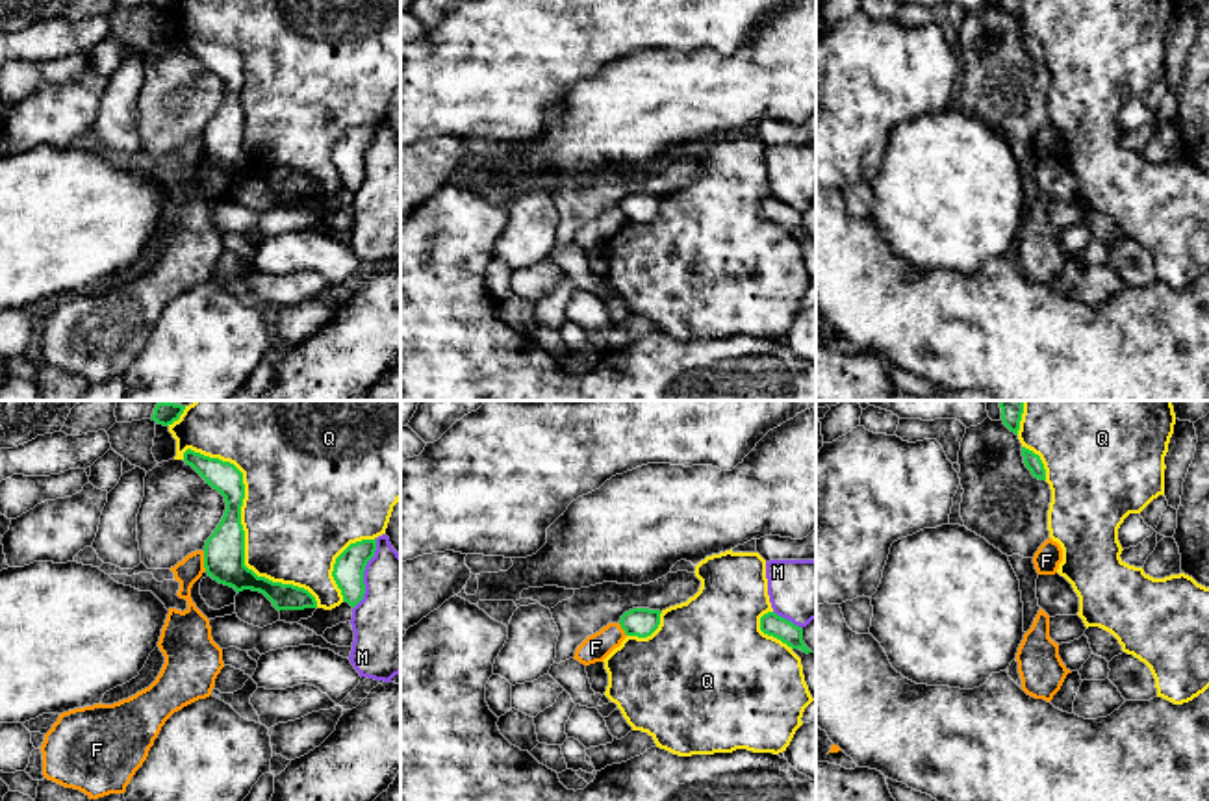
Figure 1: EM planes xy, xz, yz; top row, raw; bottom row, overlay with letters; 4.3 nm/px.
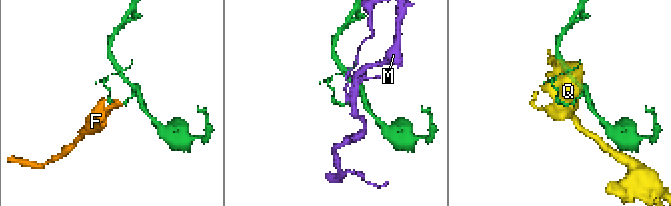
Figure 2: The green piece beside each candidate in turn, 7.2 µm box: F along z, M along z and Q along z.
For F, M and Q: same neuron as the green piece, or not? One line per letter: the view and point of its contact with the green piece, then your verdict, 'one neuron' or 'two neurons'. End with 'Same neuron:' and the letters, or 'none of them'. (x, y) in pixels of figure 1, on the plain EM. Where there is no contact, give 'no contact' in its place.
F: xy (204, 145) | two neurons
M: xy (362, 158) | two neurons
Q: xy (243, 115) | two neurons
Same neuron: none of them

